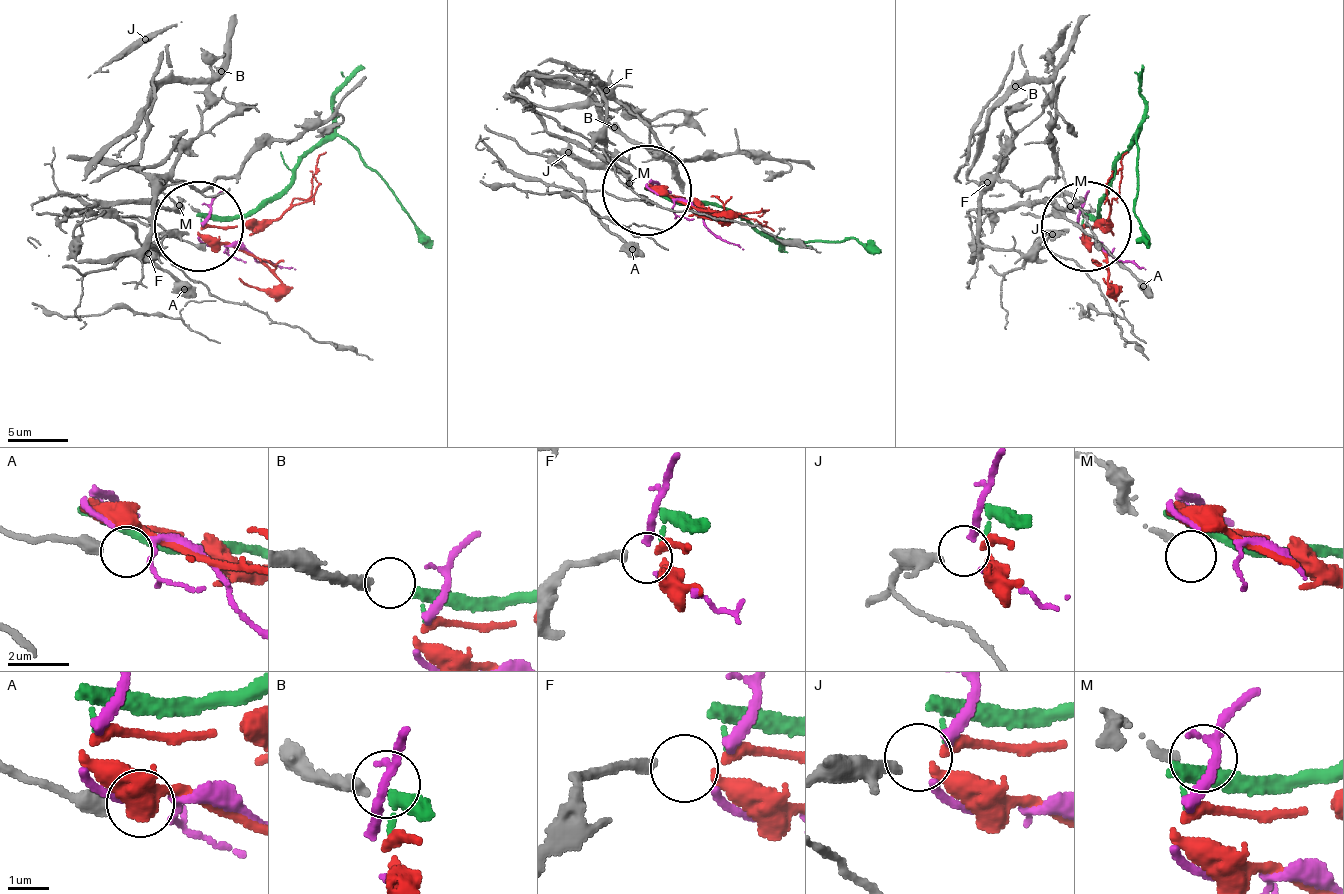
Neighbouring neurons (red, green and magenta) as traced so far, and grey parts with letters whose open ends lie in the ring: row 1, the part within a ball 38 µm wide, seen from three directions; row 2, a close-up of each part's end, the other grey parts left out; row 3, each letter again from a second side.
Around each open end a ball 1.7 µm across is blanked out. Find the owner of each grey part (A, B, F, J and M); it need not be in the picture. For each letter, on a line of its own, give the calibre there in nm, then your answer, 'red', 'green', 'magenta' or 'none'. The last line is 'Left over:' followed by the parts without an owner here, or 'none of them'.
A: 440 nm thick; none
B: 280 nm thick; green
F: 200 nm thick; red
J: 180 nm thick; magenta
M: 200 nm thick; none
Left over: A, M

